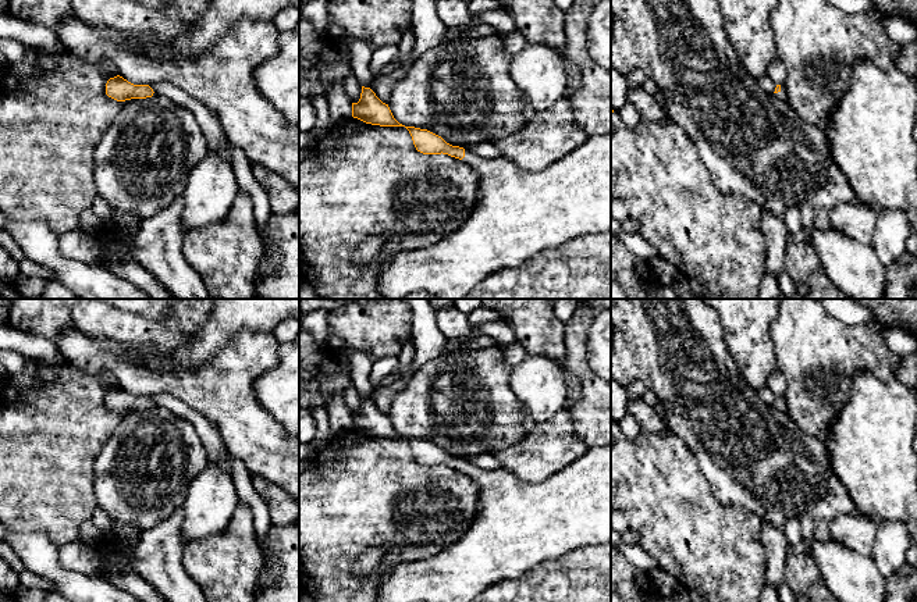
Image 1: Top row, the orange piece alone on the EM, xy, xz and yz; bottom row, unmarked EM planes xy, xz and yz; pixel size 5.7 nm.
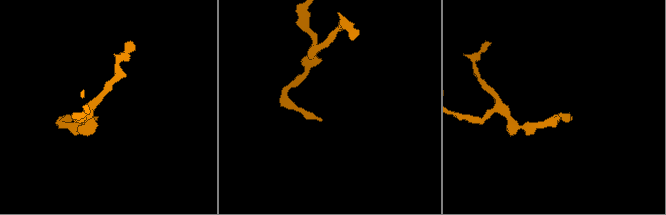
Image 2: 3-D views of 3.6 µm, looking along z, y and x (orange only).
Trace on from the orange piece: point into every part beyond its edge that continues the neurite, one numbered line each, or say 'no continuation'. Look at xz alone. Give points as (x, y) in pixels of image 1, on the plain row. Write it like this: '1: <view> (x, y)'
1: xz (519, 524)

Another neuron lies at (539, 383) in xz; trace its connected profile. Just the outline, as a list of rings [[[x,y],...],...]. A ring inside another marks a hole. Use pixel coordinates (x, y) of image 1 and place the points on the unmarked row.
[[[541,356],[527,357],[512,368],[511,388],[534,423],[545,421],[566,407],[568,388],[558,361]]]

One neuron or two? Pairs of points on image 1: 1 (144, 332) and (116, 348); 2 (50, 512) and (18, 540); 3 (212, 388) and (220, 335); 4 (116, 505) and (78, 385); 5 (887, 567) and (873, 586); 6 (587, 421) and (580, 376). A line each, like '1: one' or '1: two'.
1: two
2: two
3: two
4: two
5: two
6: one

